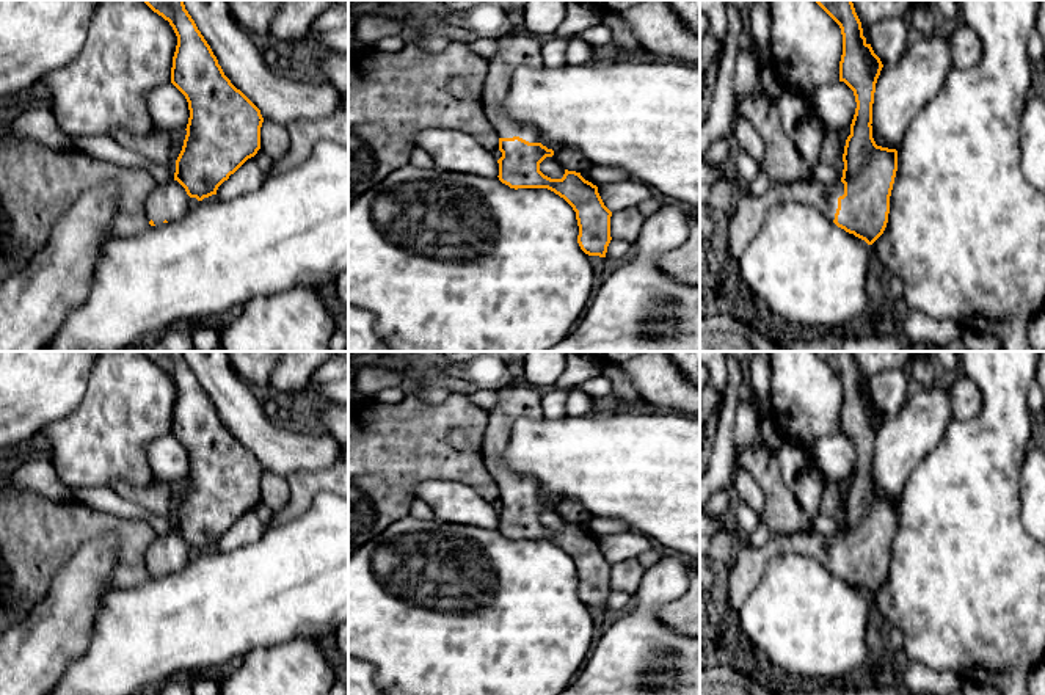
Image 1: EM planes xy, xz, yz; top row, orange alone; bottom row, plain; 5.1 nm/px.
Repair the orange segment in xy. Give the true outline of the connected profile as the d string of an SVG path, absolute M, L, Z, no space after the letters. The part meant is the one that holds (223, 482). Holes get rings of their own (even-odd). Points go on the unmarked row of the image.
M184 351L143 353L168 372L177 388L171 435L185 447L190 461L187 486L176 511L174 530L157 537L146 551L144 560L149 576L160 577L182 569L191 549L202 552L217 546L218 538L257 505L264 469L260 461L224 427L210 397L185 361Z

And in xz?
M512 383L496 391L497 403L488 411L482 455L485 468L499 488L499 532L510 540L548 540L563 549L576 563L577 595L588 607L606 609L610 588L612 563L604 557L598 538L581 524L565 521L562 530L551 530L540 522L540 515L554 502L538 493L530 475L507 468L502 461L510 442L513 424L519 417L541 419L541 394L524 383Z

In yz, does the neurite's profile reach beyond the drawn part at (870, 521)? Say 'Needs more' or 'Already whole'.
Needs more

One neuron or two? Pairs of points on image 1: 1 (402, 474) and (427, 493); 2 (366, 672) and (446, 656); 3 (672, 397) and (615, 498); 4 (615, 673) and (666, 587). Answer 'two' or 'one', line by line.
1: two
2: two
3: two
4: one

